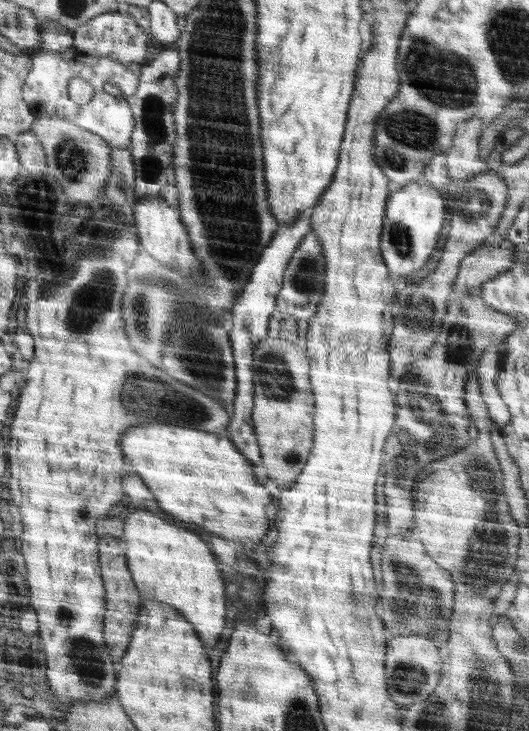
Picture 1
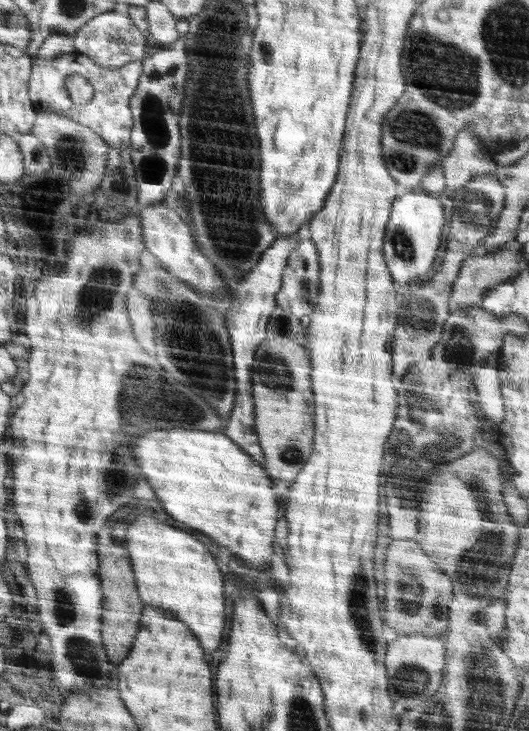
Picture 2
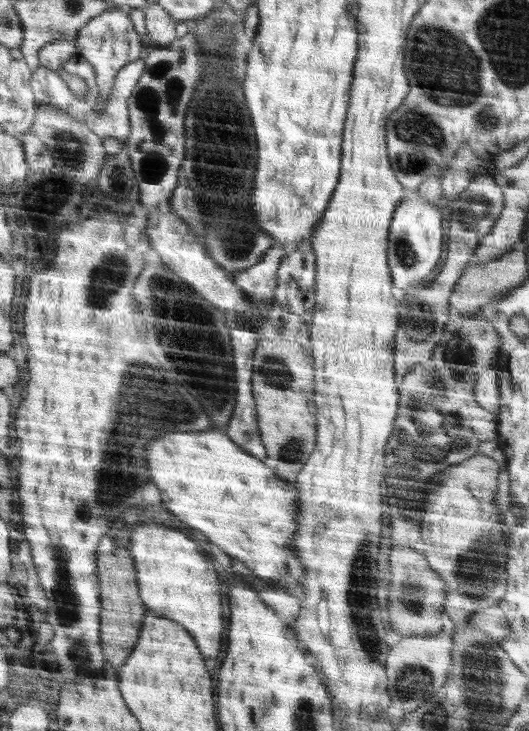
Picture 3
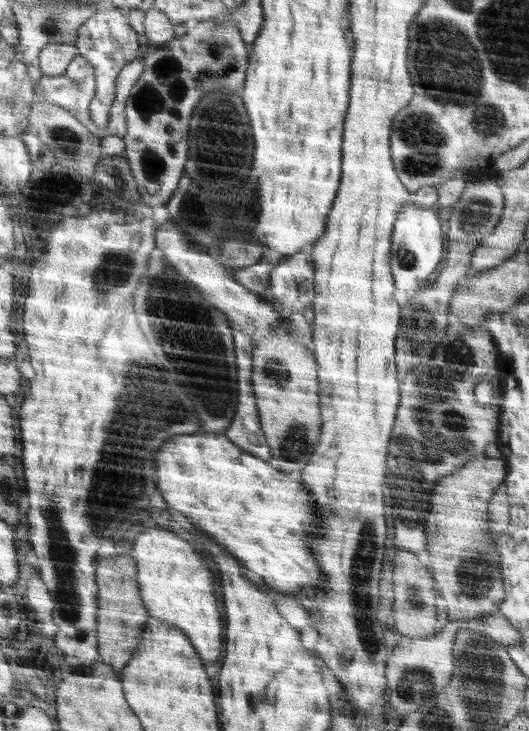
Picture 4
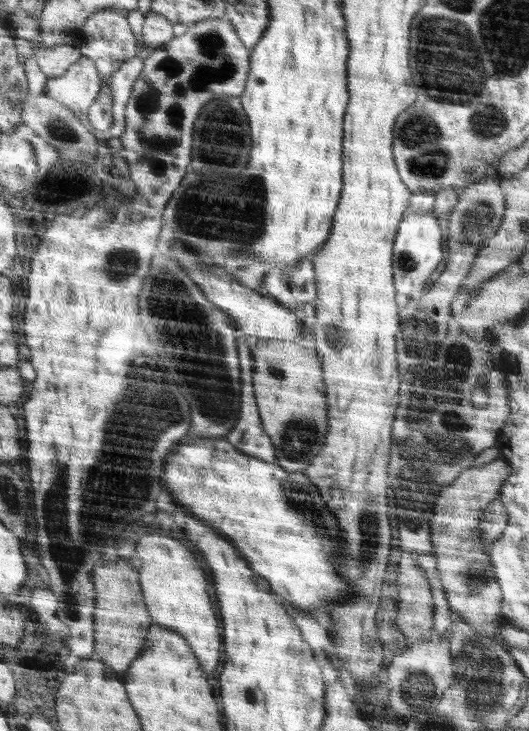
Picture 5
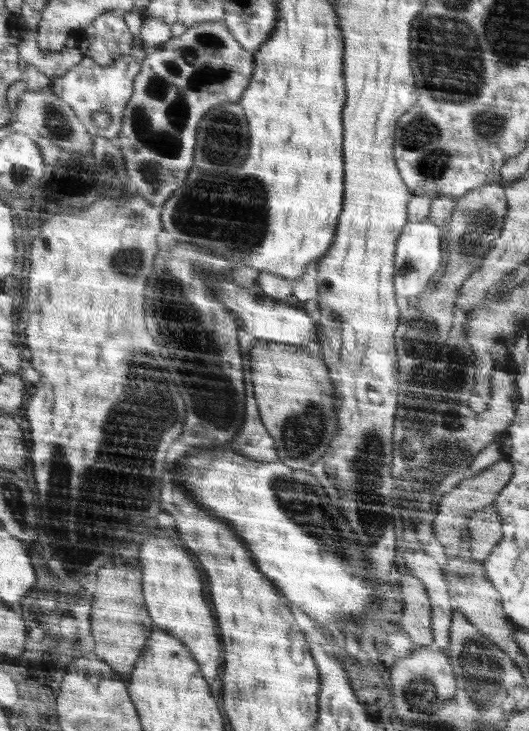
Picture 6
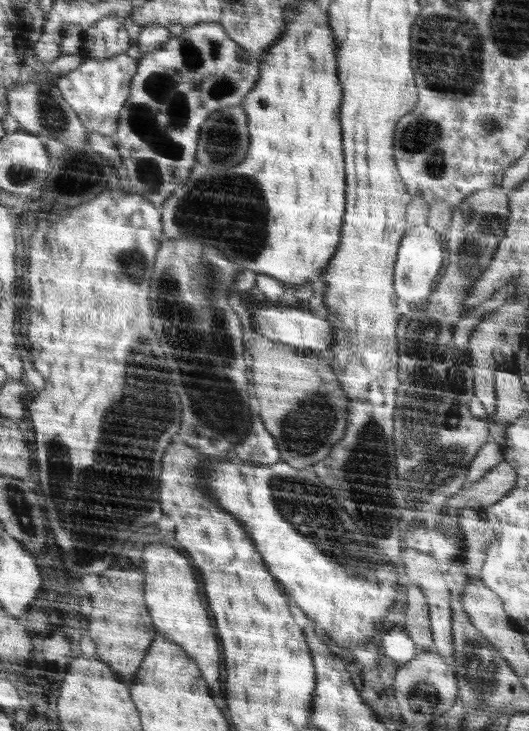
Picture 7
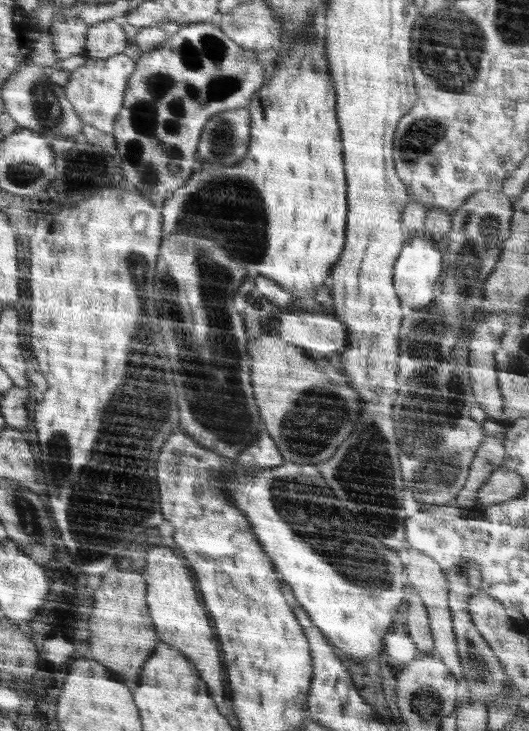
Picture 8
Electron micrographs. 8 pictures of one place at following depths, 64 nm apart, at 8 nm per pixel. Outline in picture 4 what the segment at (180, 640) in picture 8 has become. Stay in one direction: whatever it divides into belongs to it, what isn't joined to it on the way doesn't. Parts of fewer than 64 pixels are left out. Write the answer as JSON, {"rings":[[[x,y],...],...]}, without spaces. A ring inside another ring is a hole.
{"rings":[[[156,528],[140,532],[130,552],[139,562],[140,590],[144,590],[144,606],[148,606],[152,617],[180,626],[179,629],[184,630],[192,642],[196,642],[200,658],[212,664],[220,656],[222,624],[214,596],[214,576],[202,562],[200,554],[190,542],[182,540],[176,533]]]}

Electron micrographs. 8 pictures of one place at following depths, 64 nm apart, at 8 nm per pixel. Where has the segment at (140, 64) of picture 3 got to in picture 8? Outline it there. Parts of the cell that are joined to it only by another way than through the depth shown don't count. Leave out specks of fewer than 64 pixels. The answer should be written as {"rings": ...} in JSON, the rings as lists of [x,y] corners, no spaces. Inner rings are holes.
{"rings":[[[124,53],[113,56],[112,58],[107,58],[106,60],[90,58],[84,66],[72,72],[71,79],[63,87],[85,124],[93,124],[96,128],[113,134],[115,132],[116,123],[119,121],[120,113],[124,108],[124,93],[128,79],[134,72],[134,60],[124,55]]]}

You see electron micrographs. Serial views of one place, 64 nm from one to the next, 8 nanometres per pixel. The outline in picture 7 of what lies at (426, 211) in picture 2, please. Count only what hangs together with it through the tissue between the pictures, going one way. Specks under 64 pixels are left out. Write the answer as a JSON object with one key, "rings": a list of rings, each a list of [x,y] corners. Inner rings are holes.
{"rings":[[[428,225],[408,228],[407,236],[400,242],[400,258],[396,260],[396,294],[406,302],[422,302],[432,292],[432,282],[442,262],[444,256],[438,242],[438,231]]]}

